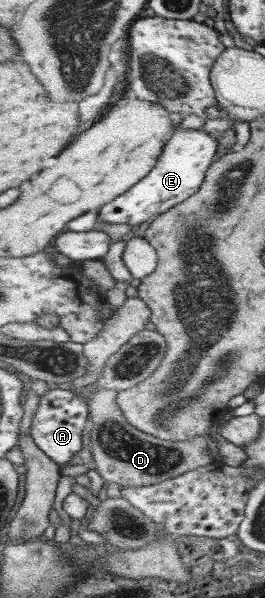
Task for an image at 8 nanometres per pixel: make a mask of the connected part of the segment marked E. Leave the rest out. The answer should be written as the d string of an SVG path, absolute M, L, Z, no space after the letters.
M204 126L197 130L179 128L173 131L167 141L164 153L159 157L156 167L129 192L118 196L100 209L98 220L101 223L130 224L134 227L148 226L159 215L193 197L202 188L209 166L213 165L211 158L217 156L217 148L219 148L215 135L207 133Z

